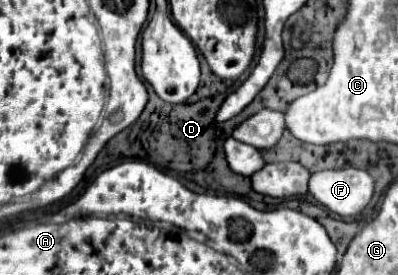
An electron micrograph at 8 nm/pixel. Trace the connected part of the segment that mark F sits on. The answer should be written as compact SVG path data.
M360 168L320 170L308 178L308 194L312 194L330 212L352 218L358 216L374 194L374 180Z

